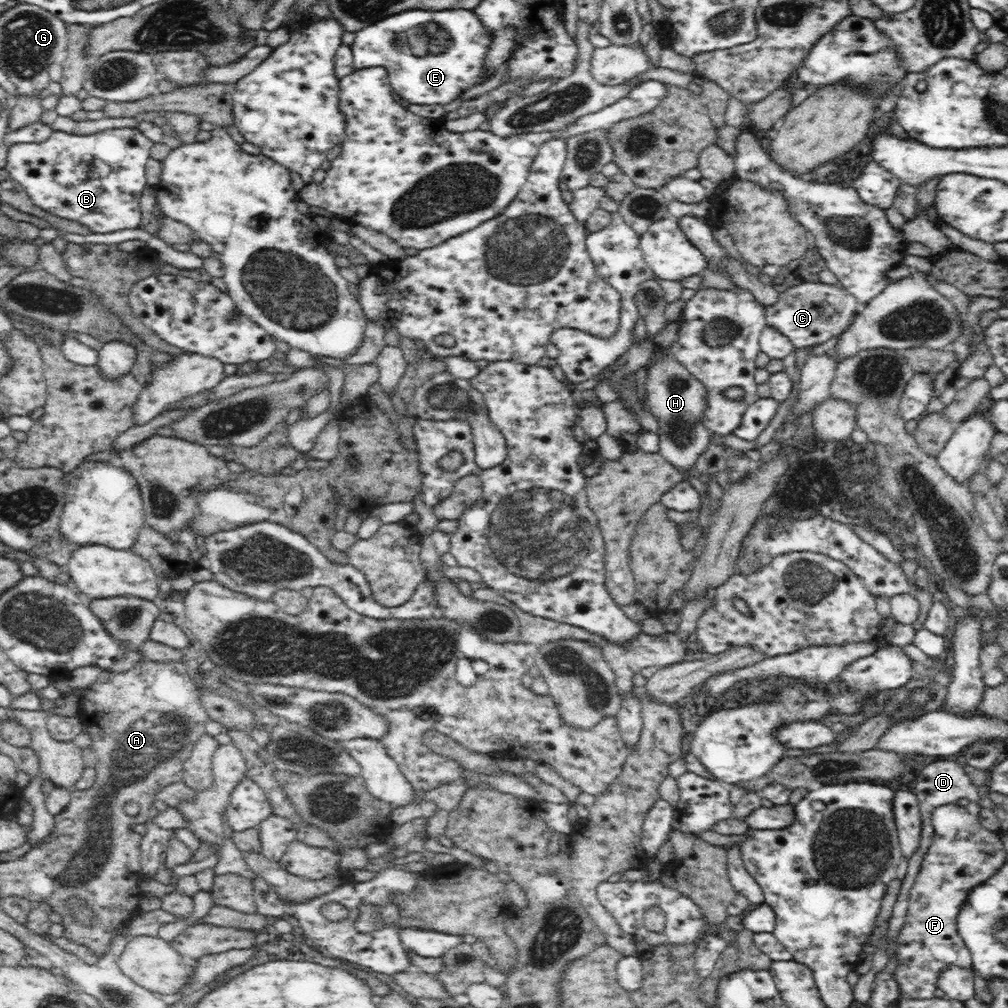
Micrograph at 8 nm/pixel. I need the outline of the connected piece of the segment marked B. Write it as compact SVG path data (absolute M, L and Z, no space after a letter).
M114 128L103 133L78 135L54 131L42 143L12 145L8 154L6 171L24 187L38 208L80 222L93 233L106 234L116 230L138 229L142 222L140 197L147 185L146 164L149 162L152 143L138 128Z

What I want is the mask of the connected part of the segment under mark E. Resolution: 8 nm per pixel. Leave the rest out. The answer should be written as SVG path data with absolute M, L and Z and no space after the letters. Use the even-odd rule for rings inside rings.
M406 10L356 32L350 45L354 57L354 70L383 66L389 74L393 92L404 102L414 105L447 105L468 88L480 84L486 78L483 62L493 35L487 32L473 10Z

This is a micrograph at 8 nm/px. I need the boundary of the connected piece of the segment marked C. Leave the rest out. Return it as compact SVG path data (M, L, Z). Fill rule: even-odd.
M804 282L786 289L772 306L765 307L765 319L768 326L783 334L797 349L841 335L851 325L860 308L857 298L842 286Z

